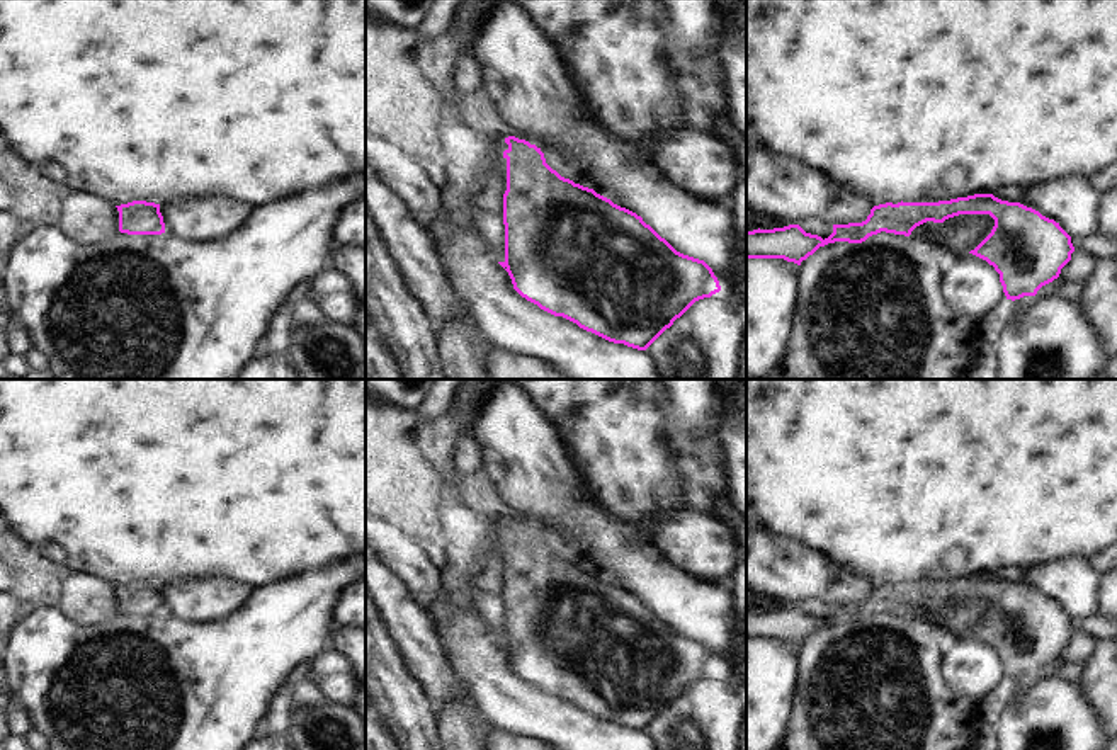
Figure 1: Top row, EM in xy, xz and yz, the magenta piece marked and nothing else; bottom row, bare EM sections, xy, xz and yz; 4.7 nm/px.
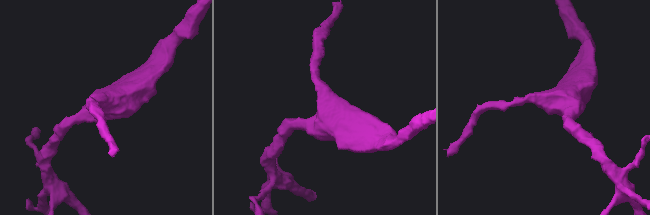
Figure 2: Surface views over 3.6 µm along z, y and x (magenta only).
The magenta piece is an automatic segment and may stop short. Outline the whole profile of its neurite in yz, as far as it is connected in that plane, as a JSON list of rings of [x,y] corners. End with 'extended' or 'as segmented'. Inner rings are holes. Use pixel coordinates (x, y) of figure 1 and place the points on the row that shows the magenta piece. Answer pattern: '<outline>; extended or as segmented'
[[[974,194],[938,202],[886,202],[874,206],[870,214],[862,223],[833,224],[833,233],[828,238],[806,233],[799,224],[789,224],[774,230],[746,231],[746,259],[784,259],[801,265],[819,247],[835,241],[862,243],[869,236],[881,231],[910,236],[911,231],[927,223],[944,223],[959,214],[989,214],[995,219],[991,233],[969,253],[986,260],[1000,274],[1000,282],[1006,299],[1020,299],[1035,296],[1037,291],[1059,277],[1061,269],[1071,260],[1074,247],[1071,236],[1056,223],[1042,216],[1039,211],[1020,202],[1008,202],[993,194]]]; as segmented

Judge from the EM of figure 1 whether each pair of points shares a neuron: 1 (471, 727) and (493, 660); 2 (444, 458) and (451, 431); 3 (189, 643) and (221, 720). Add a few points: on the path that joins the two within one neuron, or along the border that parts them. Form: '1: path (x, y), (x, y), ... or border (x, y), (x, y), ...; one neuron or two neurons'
1: border (466, 684), (485, 715); two neurons
2: path (444, 451), (444, 437); one neuron
3: path (189, 662), (189, 667), (201, 679), (203, 701); one neuron

